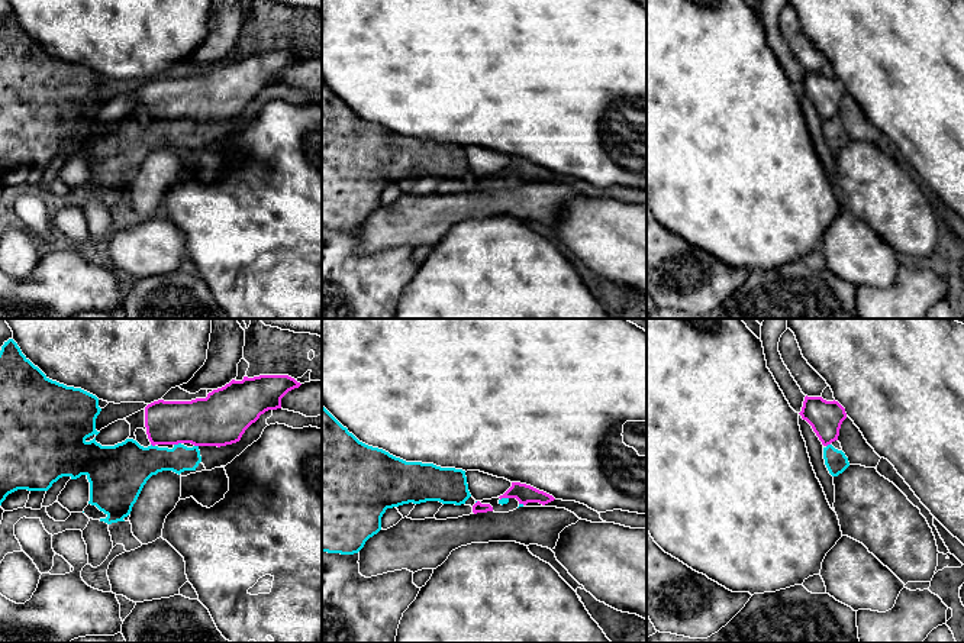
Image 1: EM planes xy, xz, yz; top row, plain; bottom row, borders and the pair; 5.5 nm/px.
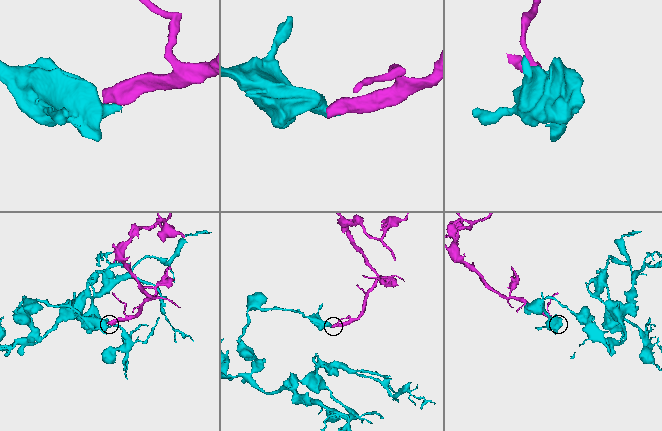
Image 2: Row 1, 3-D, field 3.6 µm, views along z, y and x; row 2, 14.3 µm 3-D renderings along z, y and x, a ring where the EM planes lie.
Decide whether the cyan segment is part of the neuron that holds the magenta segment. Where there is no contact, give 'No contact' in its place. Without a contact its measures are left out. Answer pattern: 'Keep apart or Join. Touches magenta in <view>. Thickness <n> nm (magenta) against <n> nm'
Keep apart. Touches magenta in xy. Thickness 280 nm (magenta) against 200 nm

